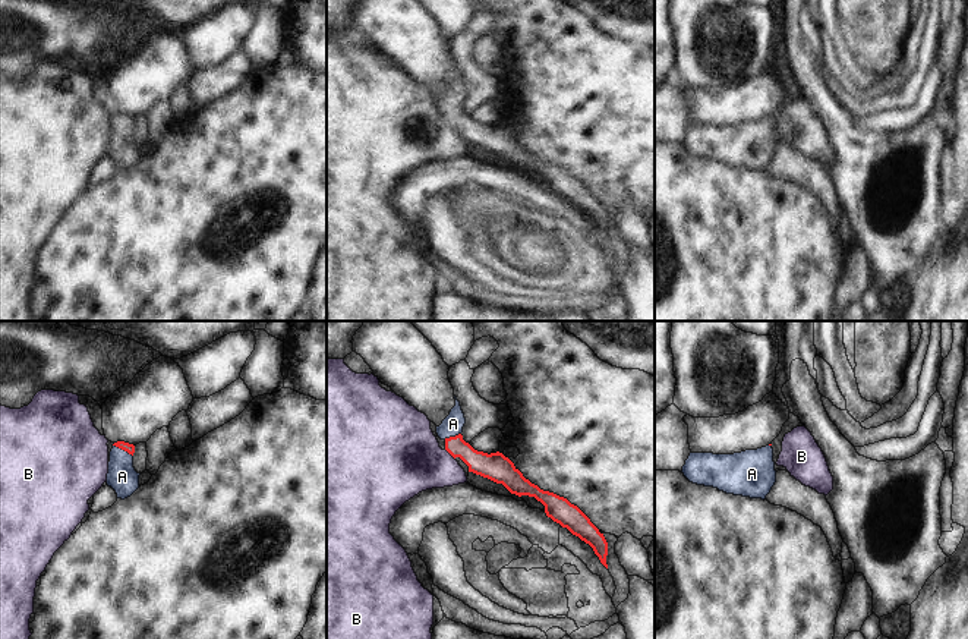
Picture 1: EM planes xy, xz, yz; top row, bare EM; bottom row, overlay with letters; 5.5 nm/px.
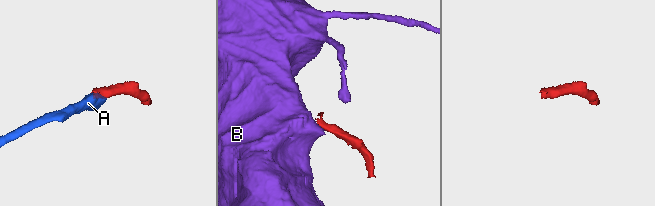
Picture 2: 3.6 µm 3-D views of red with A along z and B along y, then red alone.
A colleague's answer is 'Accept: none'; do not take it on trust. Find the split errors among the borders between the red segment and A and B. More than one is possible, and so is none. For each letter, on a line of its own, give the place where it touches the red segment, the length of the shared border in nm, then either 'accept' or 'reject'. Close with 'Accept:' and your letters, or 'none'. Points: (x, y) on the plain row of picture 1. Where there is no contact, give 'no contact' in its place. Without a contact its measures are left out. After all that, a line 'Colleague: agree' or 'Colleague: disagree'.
A: contact xy (123, 120); length 130 nm; accept
B: contact xz (450, 125); length 80 nm; reject
Accept: A
Colleague: disagree

